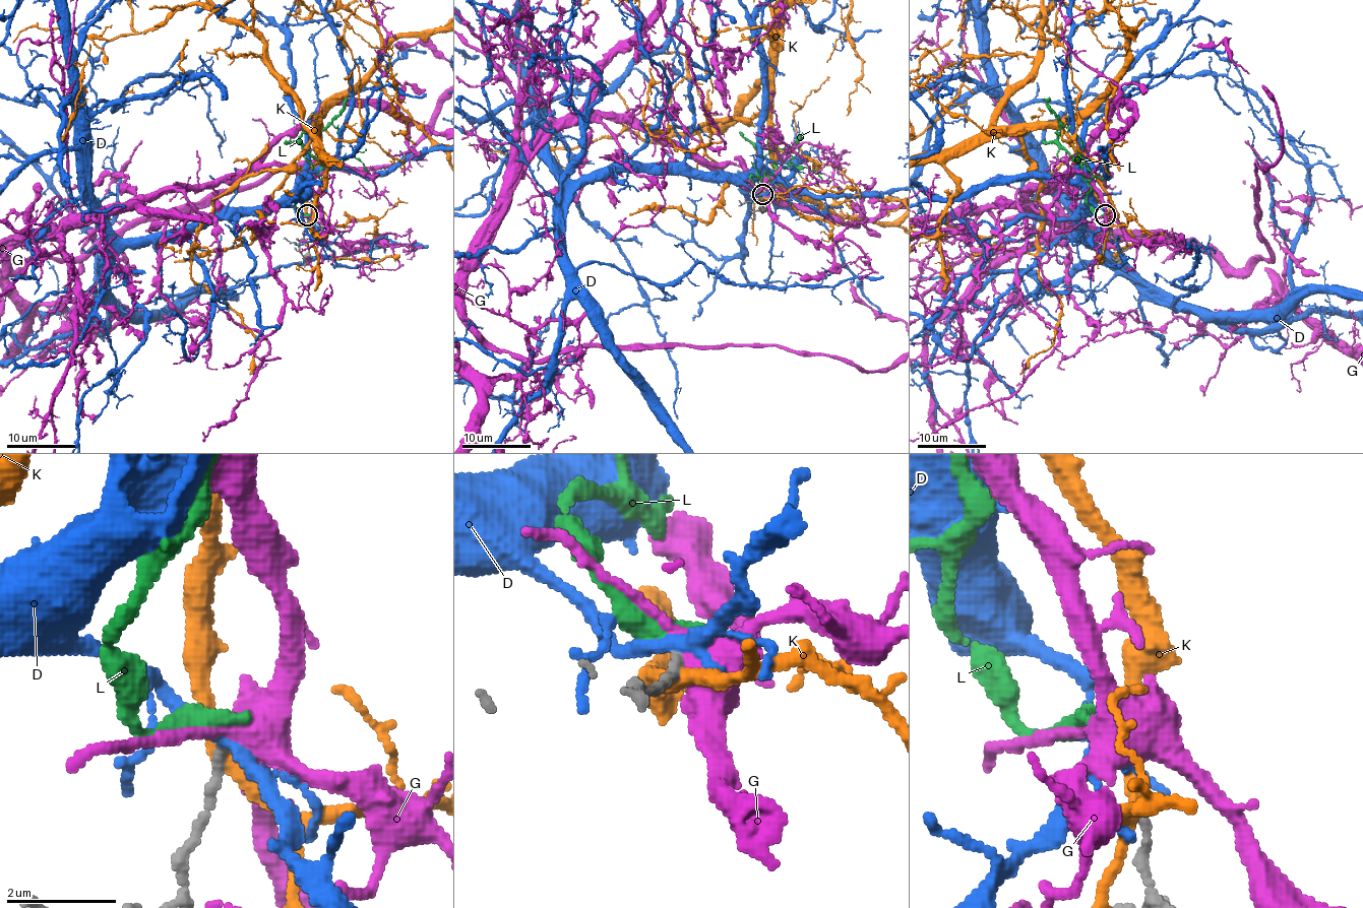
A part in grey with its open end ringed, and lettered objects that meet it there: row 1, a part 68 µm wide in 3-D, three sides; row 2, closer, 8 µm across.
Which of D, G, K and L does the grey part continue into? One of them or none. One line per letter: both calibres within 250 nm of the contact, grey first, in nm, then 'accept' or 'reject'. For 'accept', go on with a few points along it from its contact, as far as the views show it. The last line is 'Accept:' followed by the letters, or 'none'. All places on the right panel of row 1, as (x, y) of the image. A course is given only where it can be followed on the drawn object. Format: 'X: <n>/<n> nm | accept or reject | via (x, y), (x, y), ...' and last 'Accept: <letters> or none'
D: 190/280 nm | reject
G: 190/480 nm | reject
K: 220/320 nm | reject
L: 170/480 nm | reject
Accept: none

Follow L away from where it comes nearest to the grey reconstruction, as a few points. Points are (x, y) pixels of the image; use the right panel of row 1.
L: (1105, 216), (1096, 216), (1090, 206), (1090, 185), (1080, 165), (1060, 144), (1060, 127), (1078, 137), (1083, 147)

